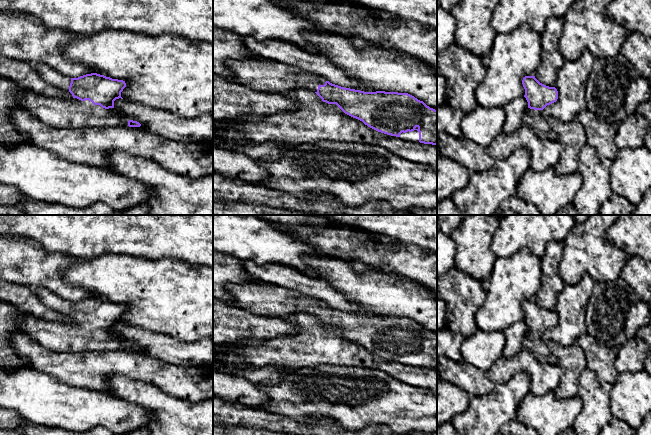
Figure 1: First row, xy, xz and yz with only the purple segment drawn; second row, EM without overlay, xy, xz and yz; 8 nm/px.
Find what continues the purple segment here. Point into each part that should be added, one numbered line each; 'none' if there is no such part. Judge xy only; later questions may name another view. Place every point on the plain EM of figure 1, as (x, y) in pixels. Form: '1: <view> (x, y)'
1: xy (63, 337)

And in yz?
1: yz (533, 342)

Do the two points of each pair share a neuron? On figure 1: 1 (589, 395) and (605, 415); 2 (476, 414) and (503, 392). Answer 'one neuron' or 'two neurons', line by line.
1: one neuron
2: one neuron

